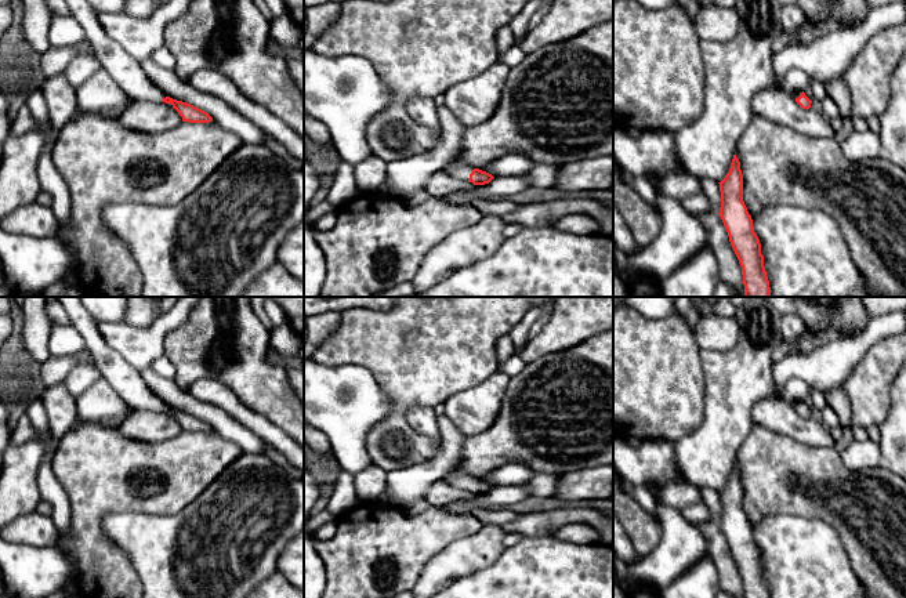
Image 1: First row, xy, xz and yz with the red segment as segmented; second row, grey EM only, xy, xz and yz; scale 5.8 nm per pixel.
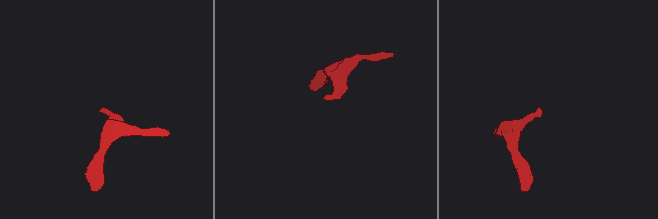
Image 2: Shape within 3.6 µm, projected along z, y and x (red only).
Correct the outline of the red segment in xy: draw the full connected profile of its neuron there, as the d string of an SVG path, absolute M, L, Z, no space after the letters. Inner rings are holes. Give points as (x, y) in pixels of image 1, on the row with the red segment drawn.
M65 0L72 17L81 25L86 33L86 40L91 44L95 58L110 77L130 95L133 99L166 102L170 104L182 122L189 123L210 123L213 117L182 101L167 97L156 87L142 70L141 65L131 58L126 50L112 37L109 37L97 12L86 0Z

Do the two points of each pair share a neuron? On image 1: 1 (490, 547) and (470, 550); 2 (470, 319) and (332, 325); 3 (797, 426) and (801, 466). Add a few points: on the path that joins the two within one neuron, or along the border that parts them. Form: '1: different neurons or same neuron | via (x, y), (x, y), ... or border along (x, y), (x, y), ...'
1: same neuron | via (485, 547), (475, 550)
2: different neurons | border along (340, 315), (340, 325), (318, 347)
3: different neurons | border along (768, 428), (808, 446), (830, 446)

